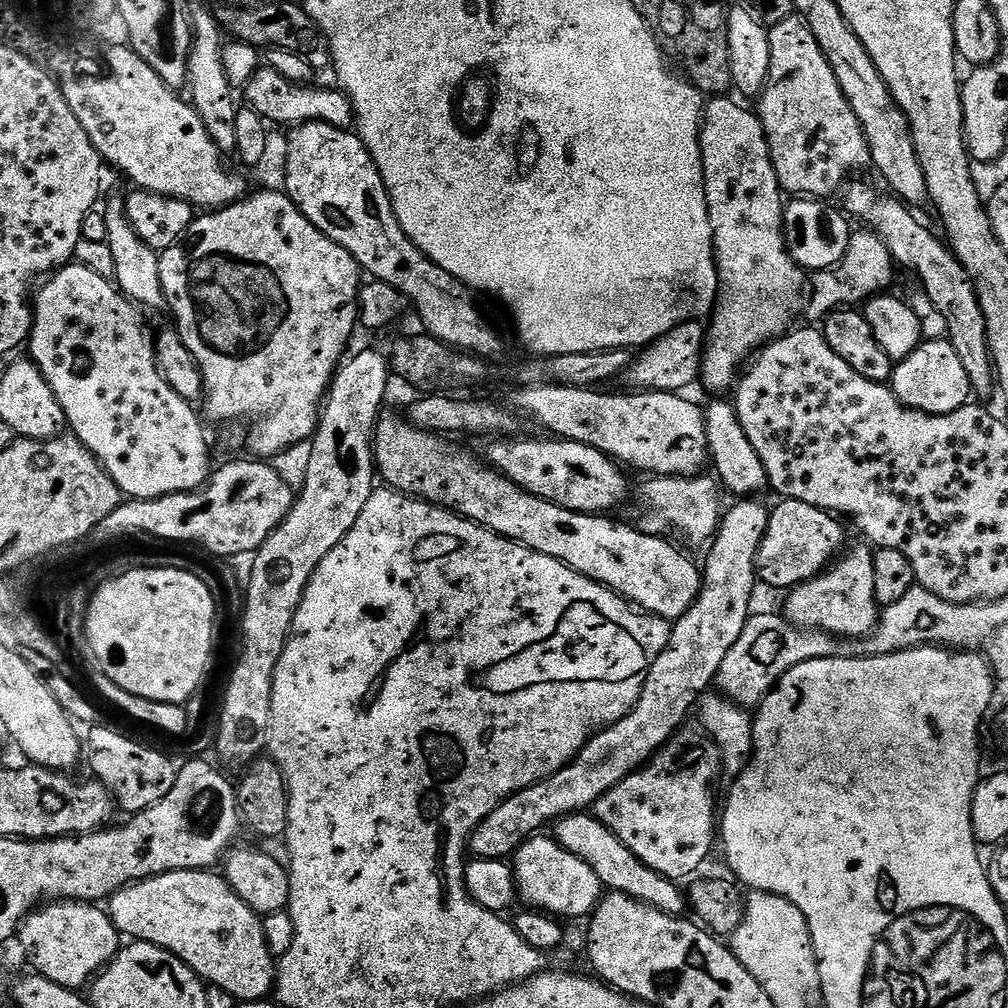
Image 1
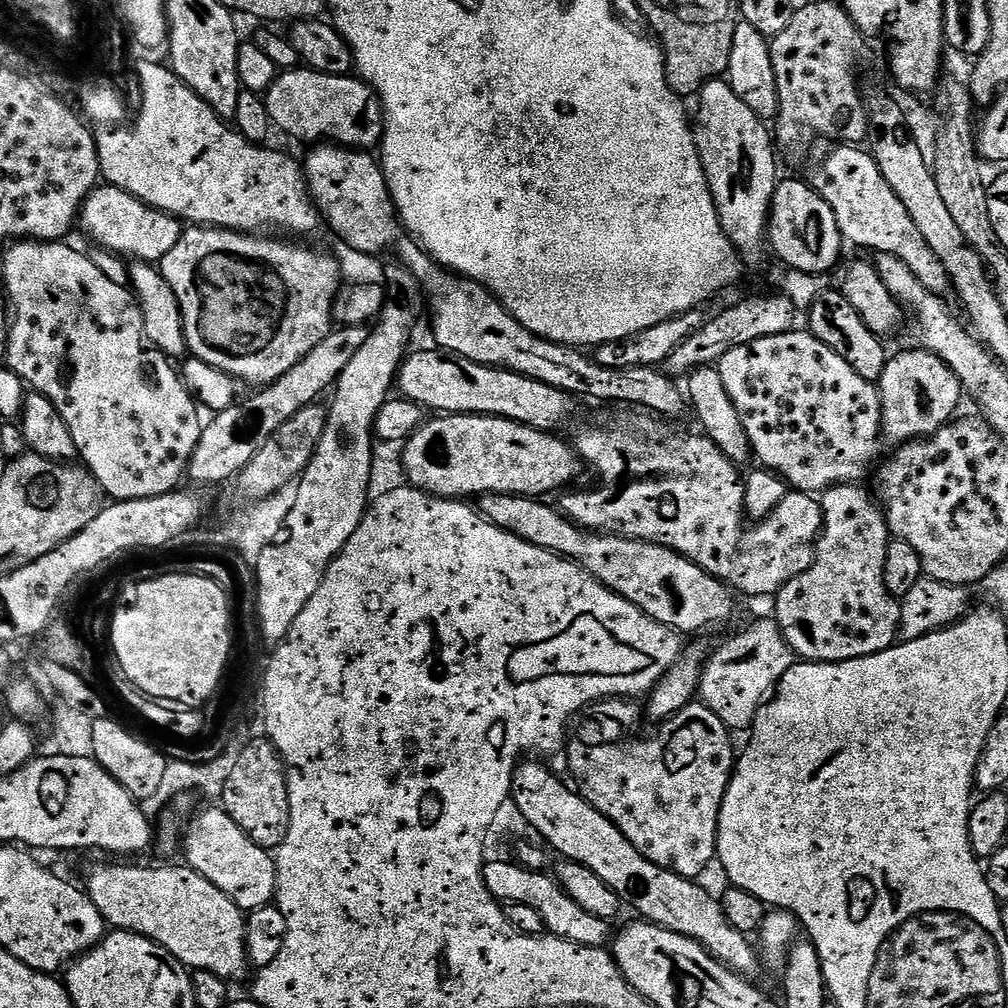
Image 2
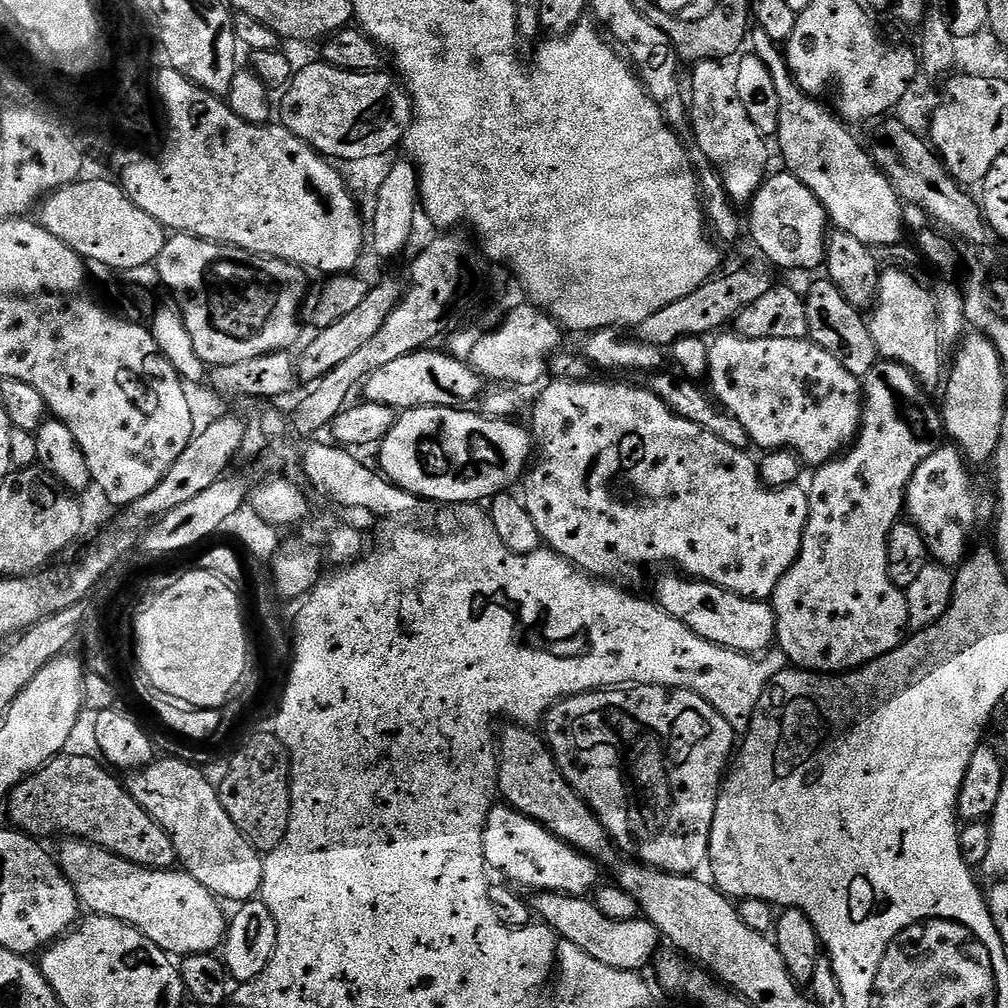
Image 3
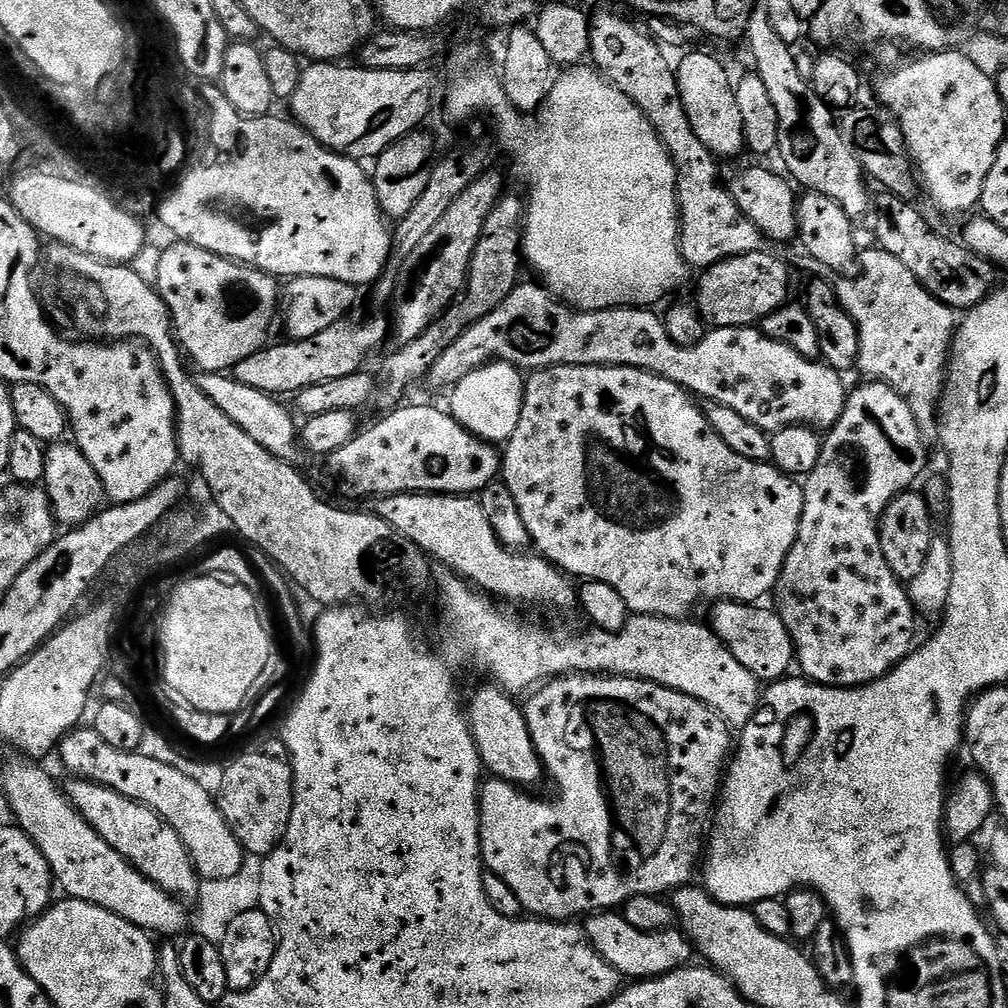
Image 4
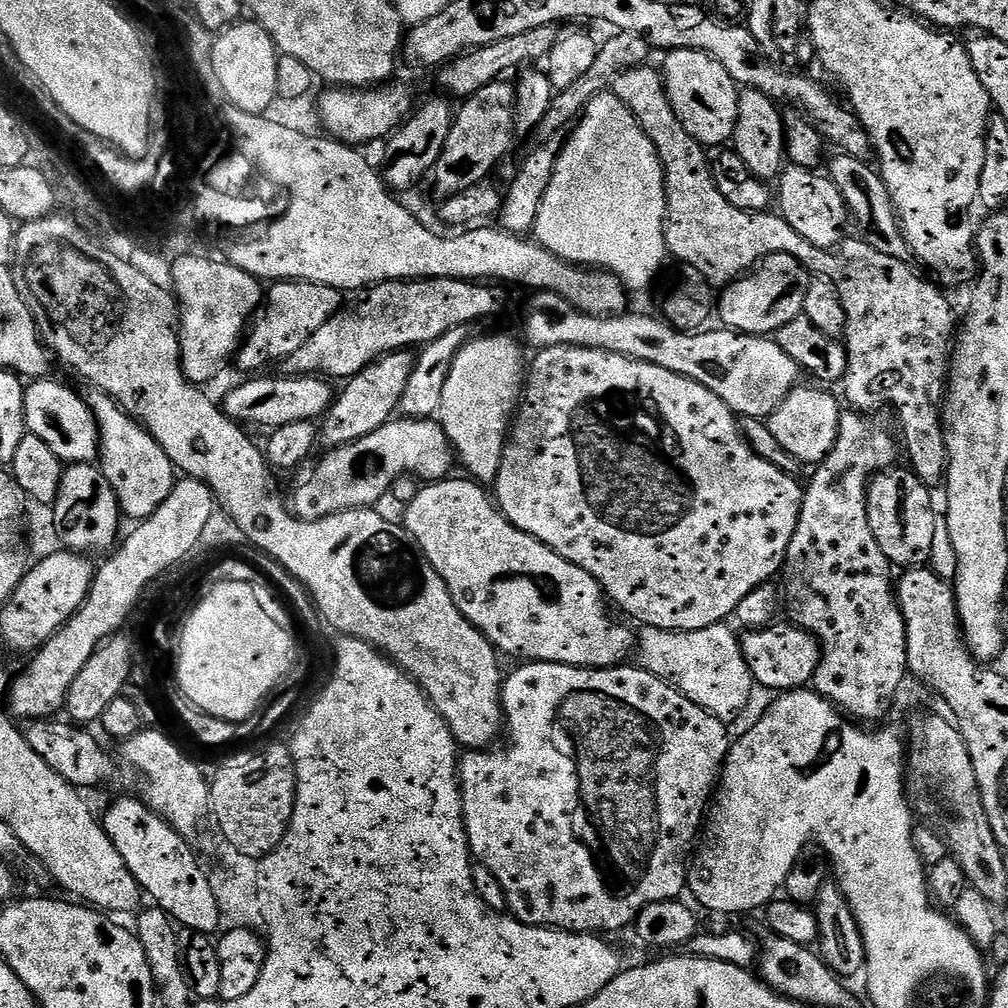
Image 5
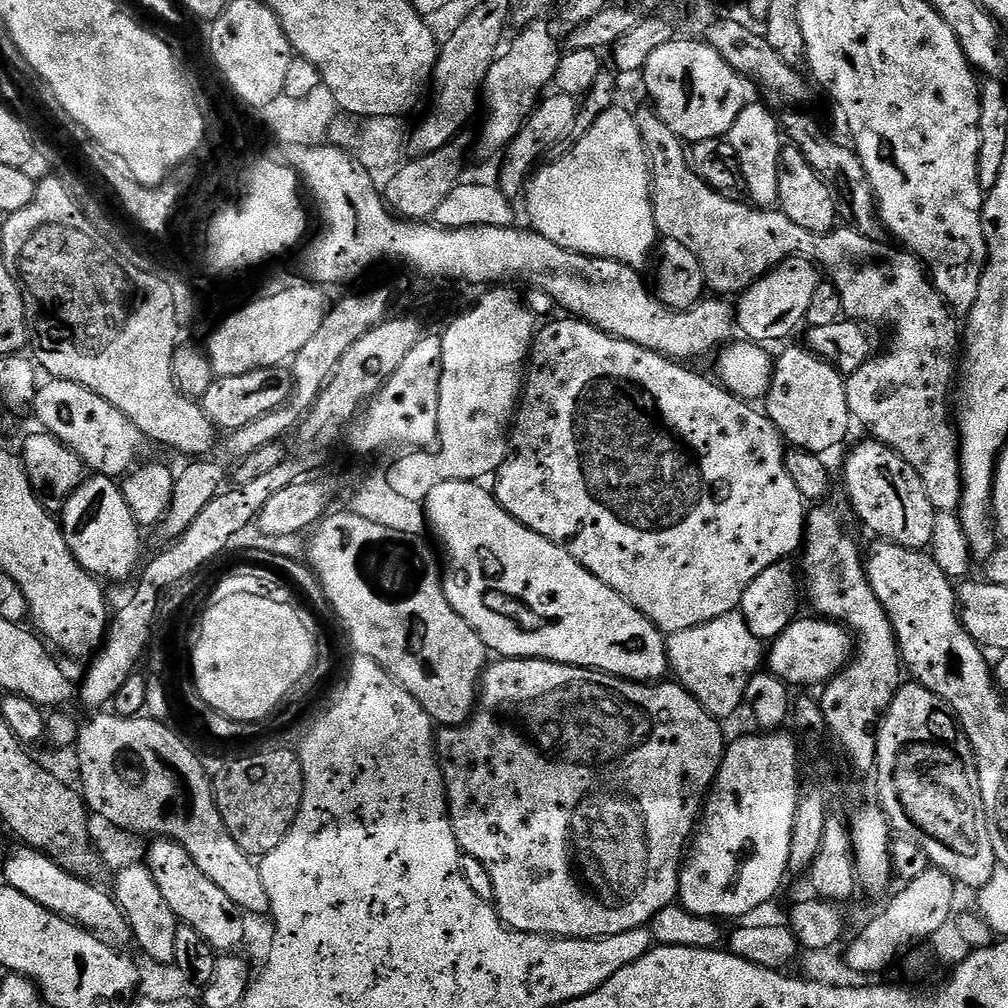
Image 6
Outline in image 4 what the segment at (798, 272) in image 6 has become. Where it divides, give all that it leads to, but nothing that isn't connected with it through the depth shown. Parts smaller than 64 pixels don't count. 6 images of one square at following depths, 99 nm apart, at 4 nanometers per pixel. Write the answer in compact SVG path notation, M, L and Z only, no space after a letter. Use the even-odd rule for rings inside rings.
M768 250L751 252L718 262L699 273L700 285L696 288L694 303L700 317L709 329L750 328L759 325L774 310L789 303L788 287L792 276L788 268Z

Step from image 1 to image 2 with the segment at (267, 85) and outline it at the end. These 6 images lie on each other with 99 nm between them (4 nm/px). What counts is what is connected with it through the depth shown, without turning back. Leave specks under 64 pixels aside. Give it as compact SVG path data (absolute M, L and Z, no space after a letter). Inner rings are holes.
M307 66L281 71L263 93L273 125L296 140L331 142L341 148L372 150L384 134L384 110L376 95L355 75L322 74Z

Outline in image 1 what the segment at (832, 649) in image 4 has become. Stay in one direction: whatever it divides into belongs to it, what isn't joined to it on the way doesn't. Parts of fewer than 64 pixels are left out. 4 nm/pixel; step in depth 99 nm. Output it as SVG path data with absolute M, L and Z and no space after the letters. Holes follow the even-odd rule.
M946 338L923 341L912 354L899 361L893 367L890 387L907 408L935 416L958 410L963 404L969 403L973 395L970 378L962 370L962 362L953 344ZM864 542L850 548L817 576L787 593L788 601L782 609L784 619L797 628L829 632L845 640L863 640L876 629L882 609L874 594L874 552Z

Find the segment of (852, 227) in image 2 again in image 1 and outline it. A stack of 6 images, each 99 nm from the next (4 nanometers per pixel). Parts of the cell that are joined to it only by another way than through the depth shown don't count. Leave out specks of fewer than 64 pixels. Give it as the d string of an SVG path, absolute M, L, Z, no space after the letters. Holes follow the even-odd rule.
M852 182L843 193L843 207L849 217L857 216L858 219L865 220L868 223L865 225L880 235L899 267L901 264L906 271L913 272L920 279L919 287L929 296L935 309L940 310L946 318L946 339L953 344L954 351L962 362L962 370L970 378L973 395L990 397L996 390L995 367L992 363L992 351L988 348L986 318L982 314L982 306L978 302L978 294L971 278L947 243L937 233L936 237L926 225L916 221L916 216L912 213L915 211L909 205L901 202L895 195L887 195L875 196L866 185Z

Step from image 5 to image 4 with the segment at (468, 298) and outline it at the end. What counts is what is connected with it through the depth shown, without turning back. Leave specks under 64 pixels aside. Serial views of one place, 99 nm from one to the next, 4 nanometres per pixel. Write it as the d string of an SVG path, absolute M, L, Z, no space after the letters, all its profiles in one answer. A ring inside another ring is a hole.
M380 316L374 317L373 320L364 320L361 324L351 324L350 321L348 318L340 320L334 326L330 326L330 330L314 334L314 338L288 340L283 342L284 344L269 343L259 352L250 354L250 358L242 358L242 362L236 364L235 380L242 382L242 386L254 386L254 390L285 398L284 396L299 394L315 384L346 378L361 371L365 367L364 359L384 339L389 339L390 324Z

